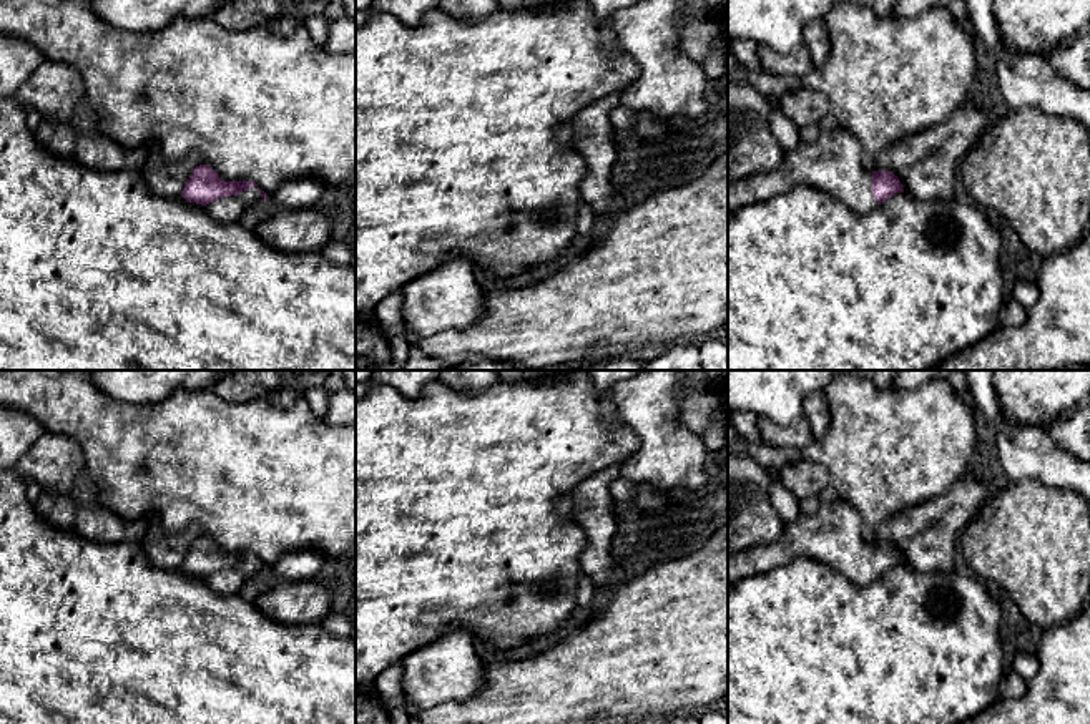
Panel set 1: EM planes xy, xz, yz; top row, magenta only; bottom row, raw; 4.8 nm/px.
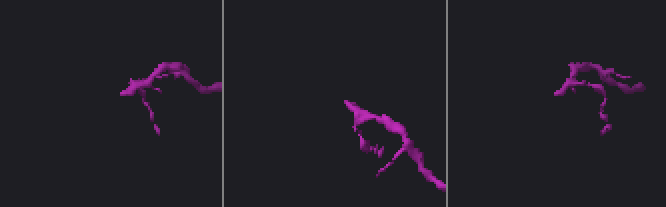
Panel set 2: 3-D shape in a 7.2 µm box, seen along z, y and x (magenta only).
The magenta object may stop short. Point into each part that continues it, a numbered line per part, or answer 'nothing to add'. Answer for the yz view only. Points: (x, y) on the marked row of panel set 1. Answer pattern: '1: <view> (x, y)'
1: yz (833, 163)

